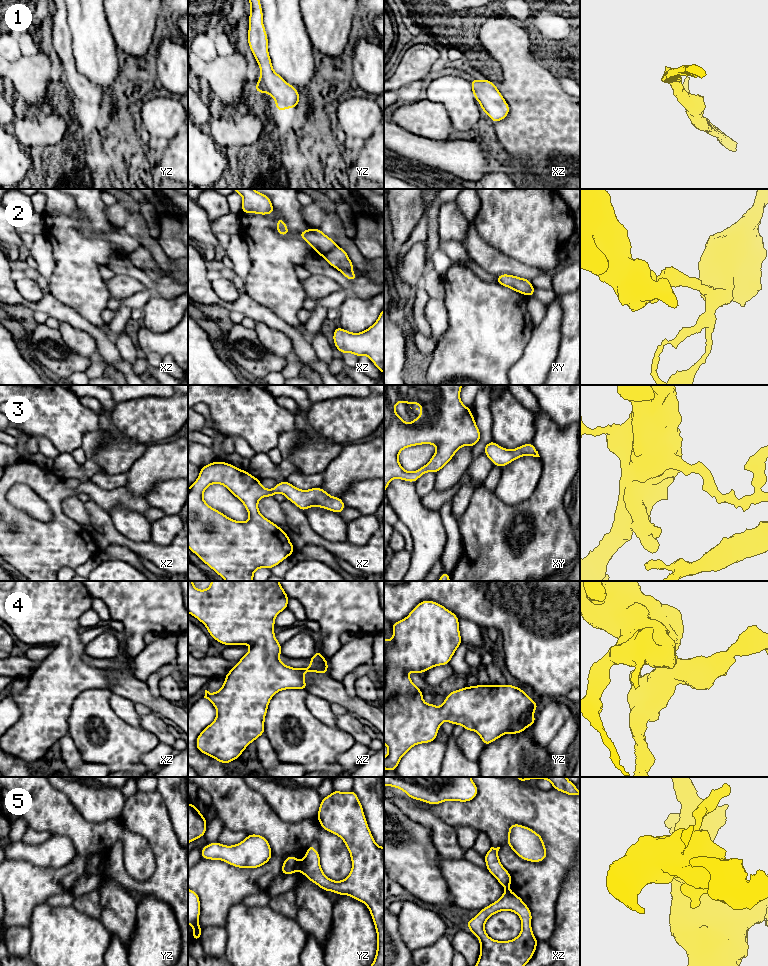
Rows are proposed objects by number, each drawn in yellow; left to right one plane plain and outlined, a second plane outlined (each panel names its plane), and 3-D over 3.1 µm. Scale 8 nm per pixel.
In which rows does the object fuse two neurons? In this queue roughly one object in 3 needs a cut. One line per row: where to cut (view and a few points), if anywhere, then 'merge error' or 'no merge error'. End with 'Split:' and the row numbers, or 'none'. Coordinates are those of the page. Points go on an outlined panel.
1: no cut | no merge error
2: xz (336, 244), (322, 255) | merge error
3: no cut | no merge error
4: no cut | no merge error
5: yz (299, 863), (300, 869) | merge error
Split: 2, 5

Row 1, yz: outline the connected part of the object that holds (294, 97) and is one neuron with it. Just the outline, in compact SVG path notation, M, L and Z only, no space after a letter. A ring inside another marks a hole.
M249 0L248 45L261 70L259 81L254 85L258 93L268 93L275 101L275 109L283 111L297 108L301 95L288 84L273 67L268 52L268 36L263 24L263 11L259 0Z

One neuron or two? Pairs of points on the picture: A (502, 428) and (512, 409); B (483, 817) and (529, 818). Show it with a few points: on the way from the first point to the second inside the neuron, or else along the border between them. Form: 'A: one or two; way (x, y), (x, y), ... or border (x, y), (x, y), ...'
A: one; way (507, 423), (510, 420), (510, 414)
B: one; way (494, 816), (518, 816)

